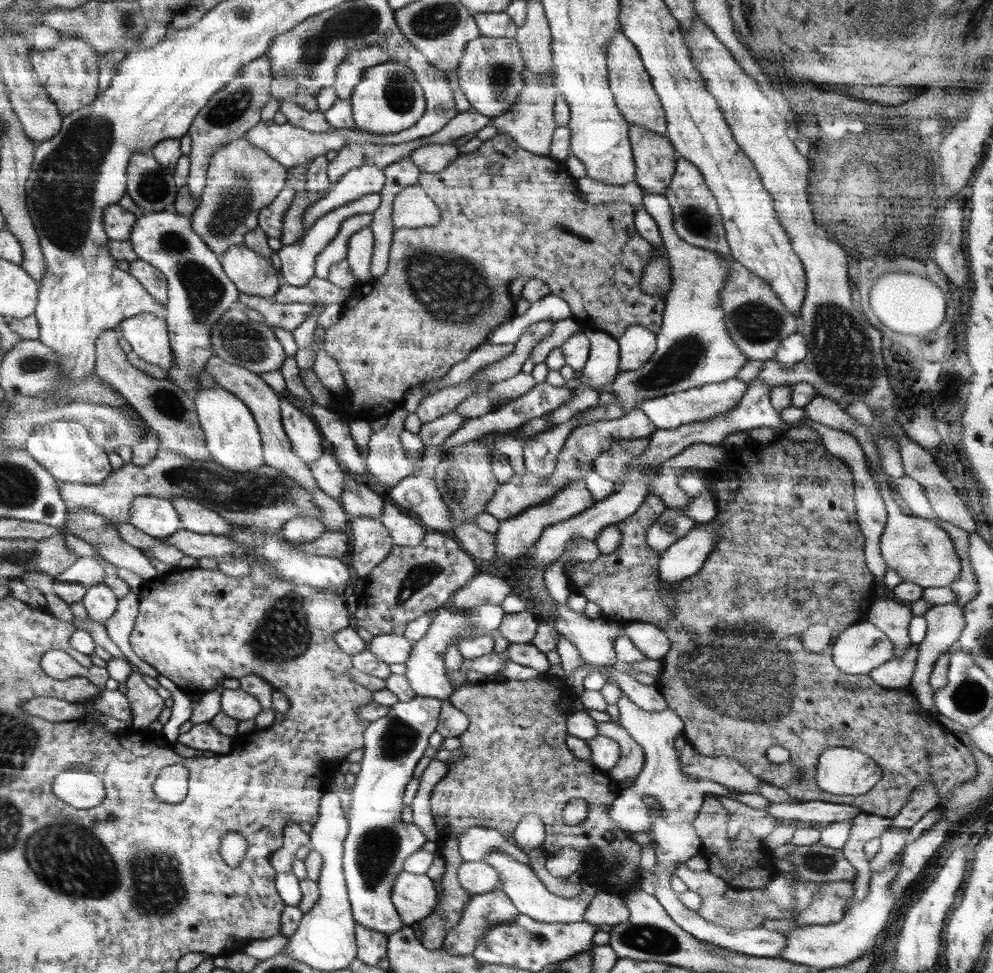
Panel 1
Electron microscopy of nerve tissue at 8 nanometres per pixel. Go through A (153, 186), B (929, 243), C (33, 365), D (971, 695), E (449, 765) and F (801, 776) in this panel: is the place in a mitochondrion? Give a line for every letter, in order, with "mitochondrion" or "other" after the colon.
A: mitochondrion
B: other
C: mitochondrion
D: mitochondrion
E: other
F: mitochondrion

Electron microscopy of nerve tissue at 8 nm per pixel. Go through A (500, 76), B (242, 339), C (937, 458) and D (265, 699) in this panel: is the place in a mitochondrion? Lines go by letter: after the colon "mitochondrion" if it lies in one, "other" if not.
A: mitochondrion
B: mitochondrion
C: other
D: other

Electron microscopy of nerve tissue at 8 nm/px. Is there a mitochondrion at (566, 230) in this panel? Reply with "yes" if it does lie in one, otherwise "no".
no

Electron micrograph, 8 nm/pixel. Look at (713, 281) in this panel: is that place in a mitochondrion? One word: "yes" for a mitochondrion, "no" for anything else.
no

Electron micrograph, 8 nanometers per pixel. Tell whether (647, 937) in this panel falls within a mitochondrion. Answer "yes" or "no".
yes

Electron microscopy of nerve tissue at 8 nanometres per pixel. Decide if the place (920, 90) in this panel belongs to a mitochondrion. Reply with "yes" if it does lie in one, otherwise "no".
no

